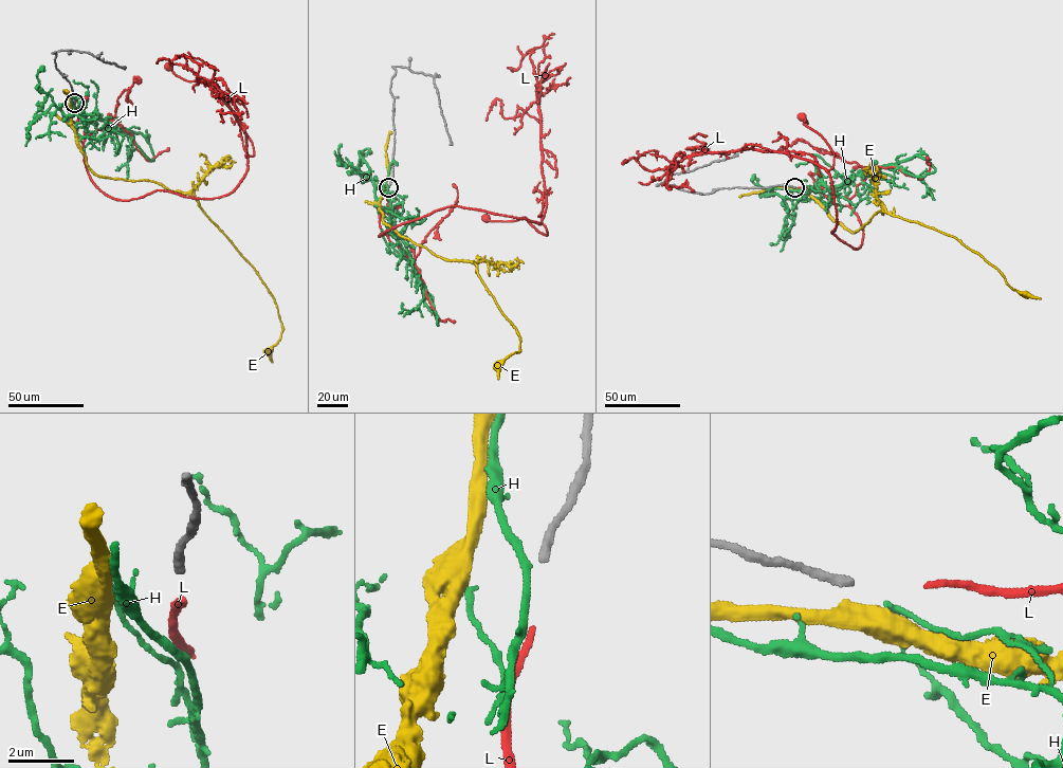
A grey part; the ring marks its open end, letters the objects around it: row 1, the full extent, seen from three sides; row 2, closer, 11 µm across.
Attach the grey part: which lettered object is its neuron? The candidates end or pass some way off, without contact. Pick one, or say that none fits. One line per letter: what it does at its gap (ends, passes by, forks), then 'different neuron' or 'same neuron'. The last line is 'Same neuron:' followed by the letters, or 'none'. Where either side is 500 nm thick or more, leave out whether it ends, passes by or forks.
E: different neuron
H: it ends; different neuron
L: it ends; same neuron
Same neuron: L

